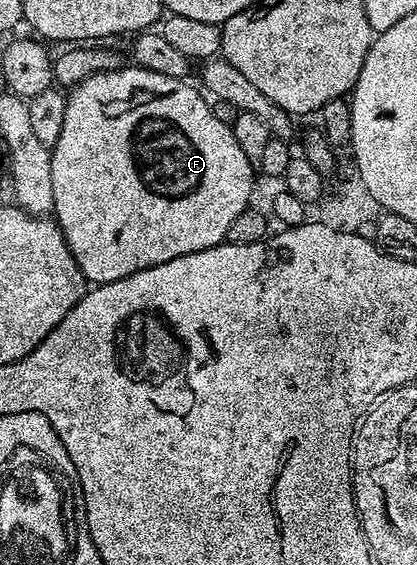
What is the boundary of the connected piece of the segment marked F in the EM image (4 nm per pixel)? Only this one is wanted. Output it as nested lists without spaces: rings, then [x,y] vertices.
[[[125,64],[119,70],[99,72],[68,91],[67,112],[63,115],[63,132],[59,132],[59,140],[51,147],[51,188],[55,191],[53,214],[86,283],[100,284],[123,280],[155,264],[163,264],[167,260],[187,256],[191,252],[203,252],[212,246],[222,245],[227,236],[227,228],[231,228],[235,216],[250,209],[249,197],[253,194],[254,163],[249,162],[246,153],[239,148],[232,125],[228,121],[224,122],[219,115],[213,114],[212,108],[205,103],[206,95],[197,86],[198,91],[188,84],[188,81],[179,78],[160,75],[159,72],[145,70],[134,64]]]

